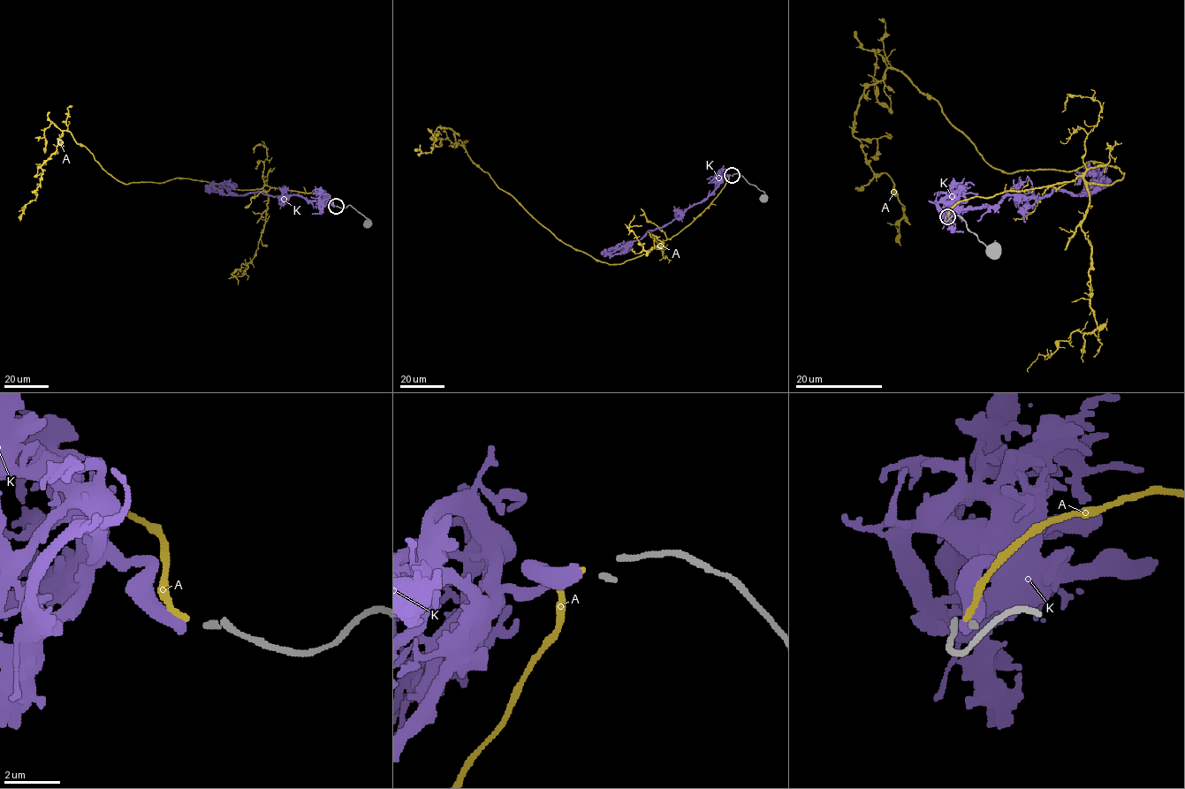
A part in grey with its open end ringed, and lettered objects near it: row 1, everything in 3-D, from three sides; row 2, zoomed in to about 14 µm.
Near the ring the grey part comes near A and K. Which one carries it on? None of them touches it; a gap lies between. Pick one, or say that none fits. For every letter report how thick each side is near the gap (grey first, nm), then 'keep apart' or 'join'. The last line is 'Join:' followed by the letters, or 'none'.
A: 190/240 nm | keep apart
K: 190/480 nm | keep apart
Join: none

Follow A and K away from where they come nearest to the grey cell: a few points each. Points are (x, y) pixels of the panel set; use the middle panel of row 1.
A: (731, 175), (677, 233), (609, 264), (540, 223), (451, 129), (438, 127), (429, 152), (415, 151)
K: (730, 175), (677, 219), (607, 254), (633, 244)

